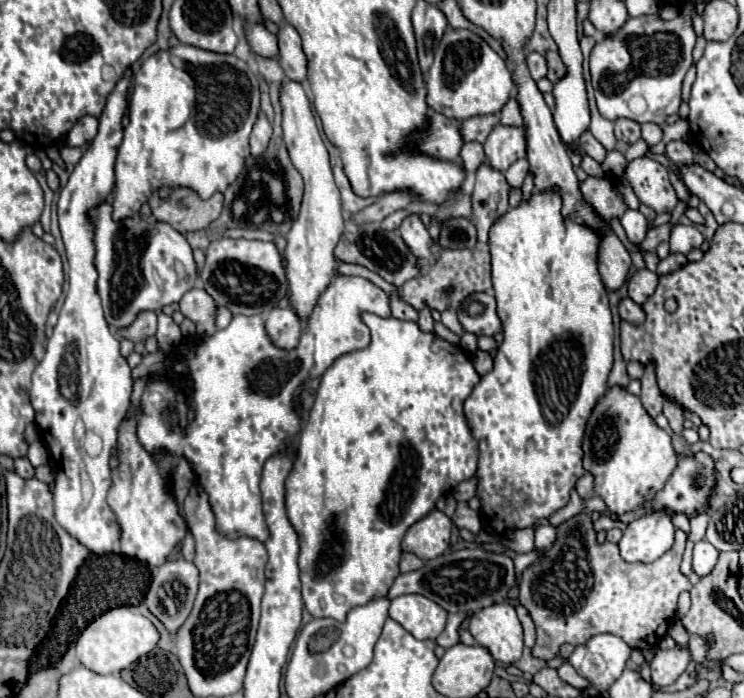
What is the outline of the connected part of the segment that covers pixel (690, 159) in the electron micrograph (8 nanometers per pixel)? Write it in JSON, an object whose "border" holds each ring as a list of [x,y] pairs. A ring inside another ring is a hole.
{"border":[[[678,140],[678,142],[668,142],[668,144],[666,144],[666,156],[668,156],[672,162],[680,164],[680,166],[690,166],[690,164],[694,164],[694,152],[692,152],[692,148],[690,148],[686,142],[682,142],[682,140]]]}

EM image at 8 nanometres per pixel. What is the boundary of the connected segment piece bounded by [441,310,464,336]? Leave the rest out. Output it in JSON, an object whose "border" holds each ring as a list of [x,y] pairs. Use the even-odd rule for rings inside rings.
{"border":[[[446,310],[441,313],[441,322],[459,336],[463,335],[463,327],[460,324],[455,311]]]}

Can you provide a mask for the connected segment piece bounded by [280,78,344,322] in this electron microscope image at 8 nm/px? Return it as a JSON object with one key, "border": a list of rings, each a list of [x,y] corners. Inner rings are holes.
{"border":[[[286,78],[280,86],[280,104],[282,104],[284,142],[290,152],[292,164],[298,168],[306,184],[300,216],[296,218],[292,230],[286,236],[288,246],[284,250],[292,306],[300,310],[300,318],[302,322],[306,322],[308,314],[312,312],[312,306],[316,304],[316,298],[328,288],[334,276],[334,264],[336,264],[334,248],[344,230],[344,214],[340,206],[340,192],[336,190],[336,184],[332,182],[328,150],[320,138],[320,132],[312,114],[312,104],[306,96],[304,84]]]}

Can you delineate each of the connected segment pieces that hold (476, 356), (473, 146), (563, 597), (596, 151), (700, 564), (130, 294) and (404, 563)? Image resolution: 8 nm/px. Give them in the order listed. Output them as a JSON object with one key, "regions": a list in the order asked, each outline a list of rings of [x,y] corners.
{"regions":[[[[477,350],[473,354],[473,363],[478,374],[483,376],[484,374],[490,372],[493,368],[493,358],[492,356],[484,351]]],[[[466,142],[464,150],[460,152],[460,160],[464,162],[464,168],[468,172],[476,172],[476,166],[480,166],[480,162],[484,162],[484,148],[480,142]]],[[[580,512],[570,520],[558,524],[554,544],[544,548],[542,558],[522,572],[518,600],[524,608],[528,608],[538,634],[532,654],[542,660],[552,660],[564,642],[584,644],[588,642],[588,638],[596,634],[620,636],[630,648],[648,650],[656,646],[668,632],[668,626],[676,612],[676,602],[680,592],[692,588],[690,580],[680,572],[684,546],[686,546],[686,534],[682,530],[676,530],[676,542],[672,550],[668,550],[664,556],[660,556],[650,564],[644,562],[630,564],[620,558],[618,544],[612,542],[598,544],[592,516],[588,512]]],[[[590,130],[582,132],[580,142],[582,142],[582,150],[584,150],[588,156],[592,156],[596,162],[604,162],[604,158],[606,158],[606,148],[592,136]]],[[[702,540],[702,542],[696,542],[696,544],[694,544],[692,568],[694,568],[694,572],[696,572],[700,578],[702,578],[702,576],[708,576],[708,574],[714,570],[716,560],[718,560],[718,550],[716,550],[710,542]]],[[[102,202],[88,210],[94,226],[94,266],[98,272],[96,290],[104,306],[108,326],[116,330],[128,328],[144,310],[162,310],[162,306],[180,302],[194,288],[196,264],[186,236],[168,222],[148,222],[142,216],[112,220],[112,204]]],[[[404,552],[402,554],[402,560],[400,560],[400,572],[412,572],[412,570],[418,570],[424,566],[424,560],[418,558],[416,554],[408,554]]]]}

